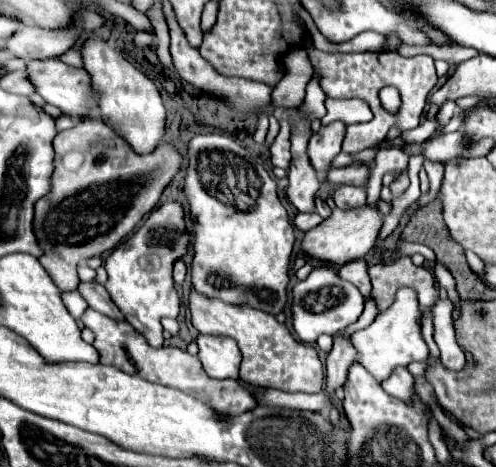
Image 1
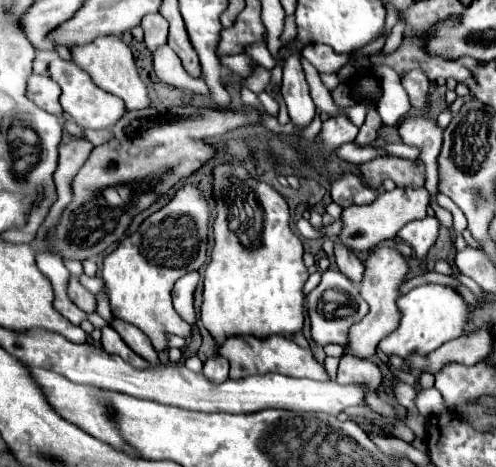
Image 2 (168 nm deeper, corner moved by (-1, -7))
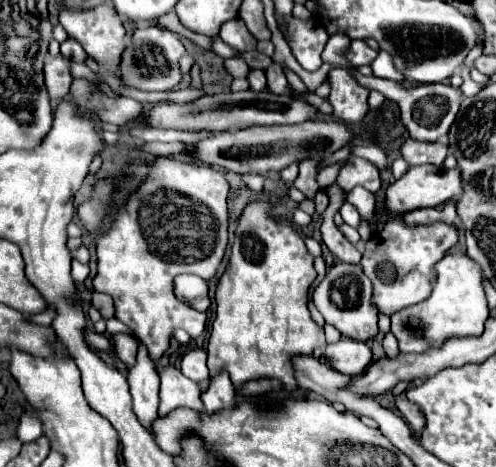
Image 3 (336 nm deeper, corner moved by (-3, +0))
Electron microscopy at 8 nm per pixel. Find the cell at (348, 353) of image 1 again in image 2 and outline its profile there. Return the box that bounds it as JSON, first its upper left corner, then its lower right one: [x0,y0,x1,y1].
[346,247,410,359]

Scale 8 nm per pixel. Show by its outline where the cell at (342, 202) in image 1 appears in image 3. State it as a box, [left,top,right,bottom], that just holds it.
[336,156,380,194]

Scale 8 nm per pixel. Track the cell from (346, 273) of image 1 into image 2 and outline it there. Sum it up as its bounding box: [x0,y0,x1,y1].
[334,243,364,283]

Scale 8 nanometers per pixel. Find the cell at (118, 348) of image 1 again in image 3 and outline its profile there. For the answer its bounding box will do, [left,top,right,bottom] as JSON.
[110,334,136,368]

